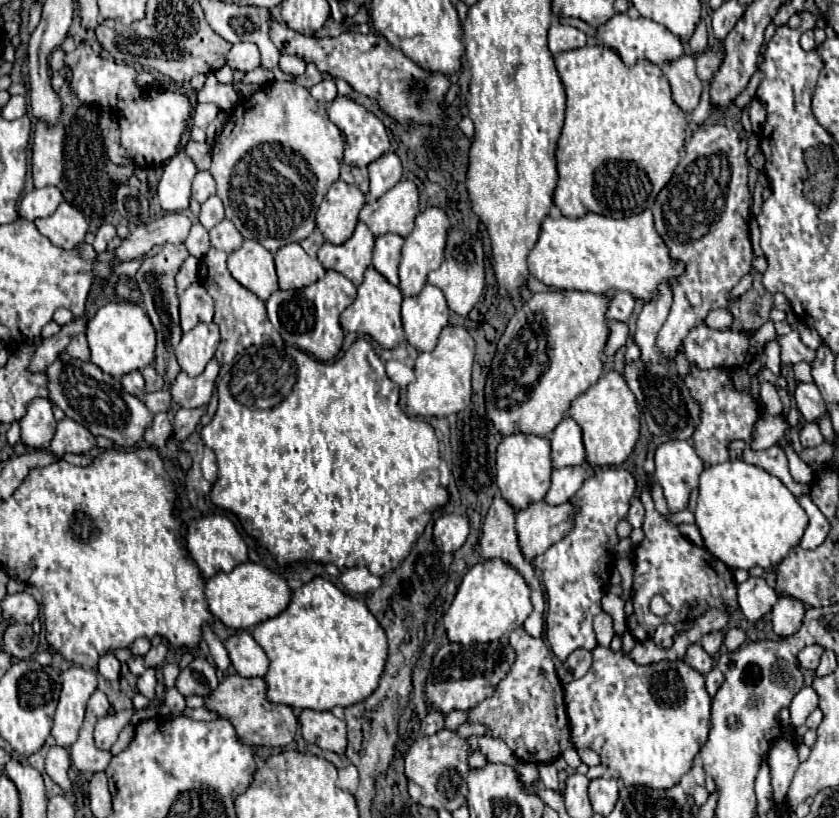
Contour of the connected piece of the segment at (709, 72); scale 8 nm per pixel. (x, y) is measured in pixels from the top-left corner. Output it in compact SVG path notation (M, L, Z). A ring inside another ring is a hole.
M706 51L704 55L695 58L696 71L701 81L714 81L718 69L722 67L724 51Z

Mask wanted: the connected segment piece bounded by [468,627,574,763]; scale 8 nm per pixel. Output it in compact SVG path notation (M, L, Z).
M516 629L510 635L510 645L516 649L516 661L508 677L498 685L490 699L484 699L470 709L470 721L488 725L488 735L508 743L520 761L550 763L562 755L566 747L574 747L570 739L564 687L554 669L552 651L542 639L532 639L524 629Z

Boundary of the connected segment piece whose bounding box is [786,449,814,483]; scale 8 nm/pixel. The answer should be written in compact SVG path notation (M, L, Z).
M786 449L786 455L788 461L790 461L790 473L792 473L792 477L796 481L800 481L800 483L810 483L814 479L810 467L804 461L800 461L800 457L796 455L794 449Z

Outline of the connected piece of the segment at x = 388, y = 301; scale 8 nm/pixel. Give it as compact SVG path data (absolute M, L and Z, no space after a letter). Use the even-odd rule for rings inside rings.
M374 267L366 269L362 285L358 285L358 295L352 305L348 305L340 315L340 325L344 331L356 331L362 335L370 335L380 347L394 349L398 347L406 335L400 321L400 305L402 305L402 293L396 285L390 285Z

